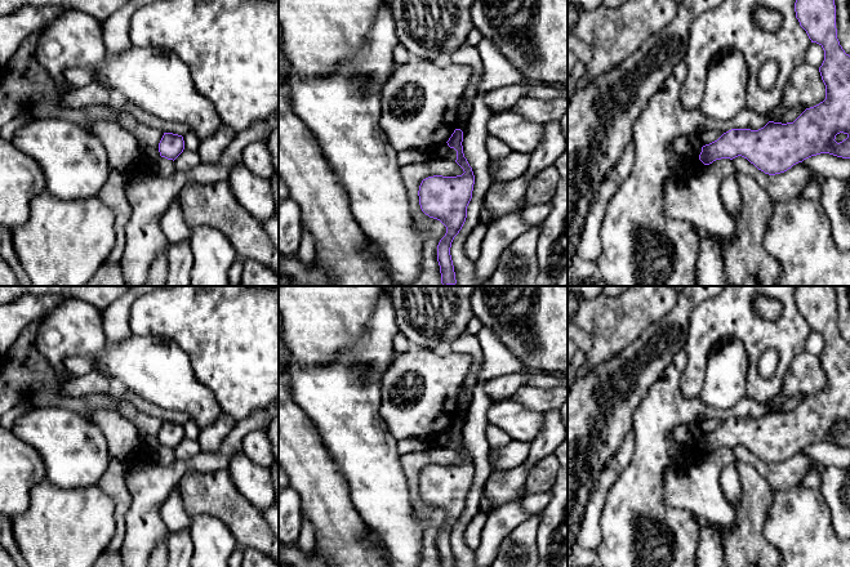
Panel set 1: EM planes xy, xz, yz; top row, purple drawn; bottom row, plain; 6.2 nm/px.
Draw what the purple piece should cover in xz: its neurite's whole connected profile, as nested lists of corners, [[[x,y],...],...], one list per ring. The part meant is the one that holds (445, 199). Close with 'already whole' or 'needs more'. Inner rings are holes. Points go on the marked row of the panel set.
[[[455,129],[446,143],[457,151],[455,162],[464,173],[457,177],[428,177],[422,180],[418,191],[422,211],[446,227],[446,233],[437,245],[442,286],[457,284],[450,247],[466,222],[467,206],[472,198],[475,184],[475,175],[464,157],[462,142],[463,131]]]; already whole

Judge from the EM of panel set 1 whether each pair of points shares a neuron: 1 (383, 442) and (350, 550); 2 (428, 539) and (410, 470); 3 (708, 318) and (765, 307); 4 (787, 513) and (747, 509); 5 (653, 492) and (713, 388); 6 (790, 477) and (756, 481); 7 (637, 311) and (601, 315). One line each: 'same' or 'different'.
1: different
2: same
3: different
4: different
5: different
6: different
7: same

